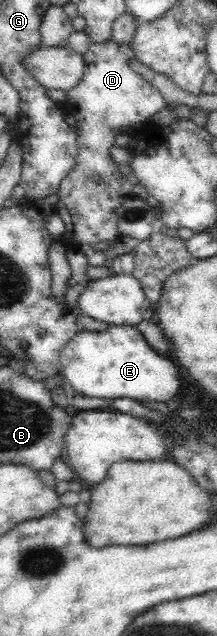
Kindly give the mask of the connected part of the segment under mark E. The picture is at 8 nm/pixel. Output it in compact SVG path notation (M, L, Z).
M109 325L101 332L78 331L66 341L60 362L66 382L89 398L132 398L149 404L151 400L169 402L181 392L177 364L156 352L135 325Z

